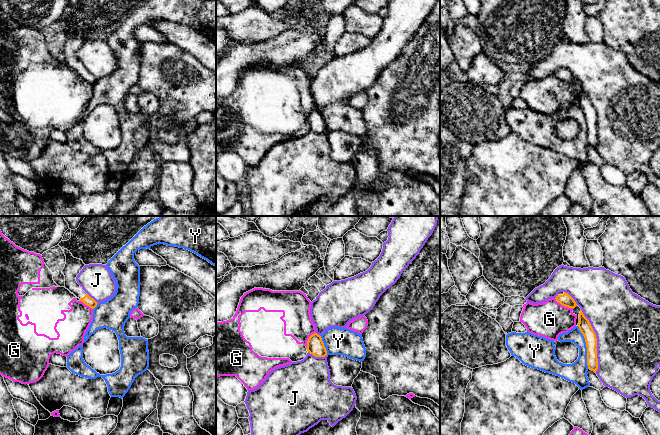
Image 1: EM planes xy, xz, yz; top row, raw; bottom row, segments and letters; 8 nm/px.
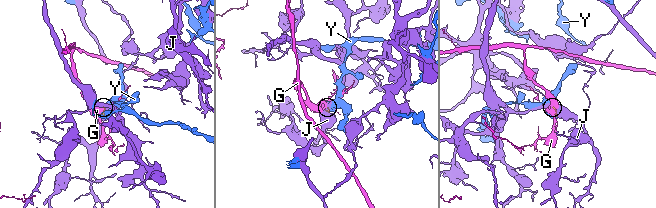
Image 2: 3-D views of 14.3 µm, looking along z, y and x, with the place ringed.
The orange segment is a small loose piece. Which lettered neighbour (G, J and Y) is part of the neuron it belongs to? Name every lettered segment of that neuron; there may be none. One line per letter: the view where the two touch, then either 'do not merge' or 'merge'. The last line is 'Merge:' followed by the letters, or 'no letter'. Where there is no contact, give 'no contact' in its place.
G: yz | do not merge
J: yz | do not merge
Y: yz | do not merge
Merge: no letter

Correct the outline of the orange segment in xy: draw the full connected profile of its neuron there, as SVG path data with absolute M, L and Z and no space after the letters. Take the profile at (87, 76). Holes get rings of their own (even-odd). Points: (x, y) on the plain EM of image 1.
M64 25L64 30L66 32L66 40L62 49L65 52L65 64L79 74L85 81L94 85L98 79L91 74L76 57L77 51L85 40L82 36L74 34L67 25Z

